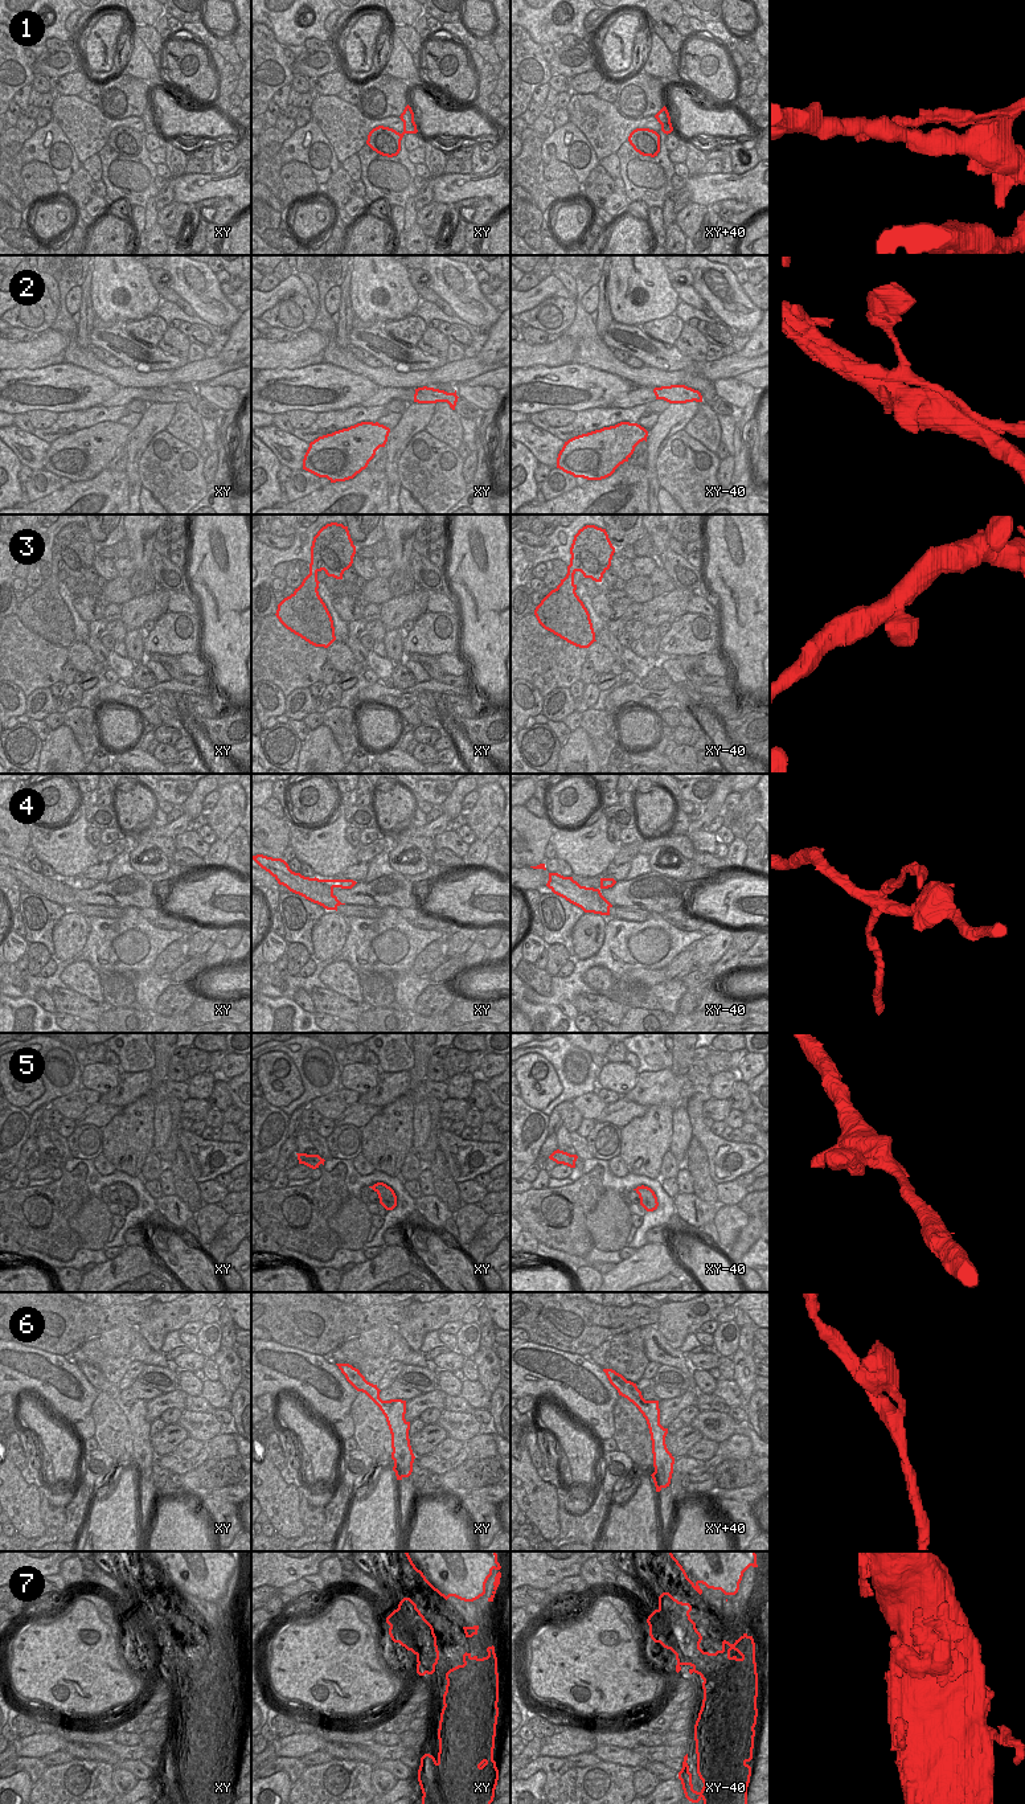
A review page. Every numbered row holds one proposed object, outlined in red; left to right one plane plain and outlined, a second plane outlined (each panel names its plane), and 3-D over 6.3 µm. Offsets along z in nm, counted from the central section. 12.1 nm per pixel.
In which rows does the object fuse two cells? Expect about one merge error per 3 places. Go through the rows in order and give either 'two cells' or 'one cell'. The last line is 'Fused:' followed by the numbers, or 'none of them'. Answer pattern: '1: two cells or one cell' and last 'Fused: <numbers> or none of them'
1: one cell
2: two cells
3: one cell
4: two cells
5: one cell
6: one cell
7: two cells
Fused: 2, 4, 7

